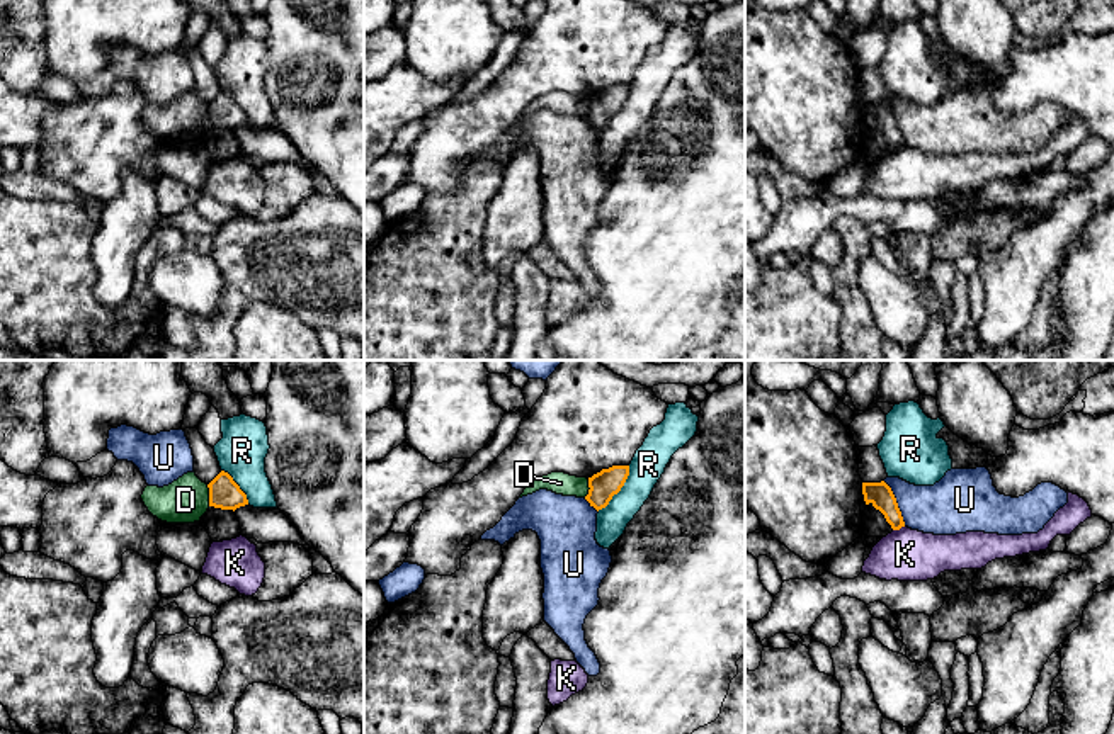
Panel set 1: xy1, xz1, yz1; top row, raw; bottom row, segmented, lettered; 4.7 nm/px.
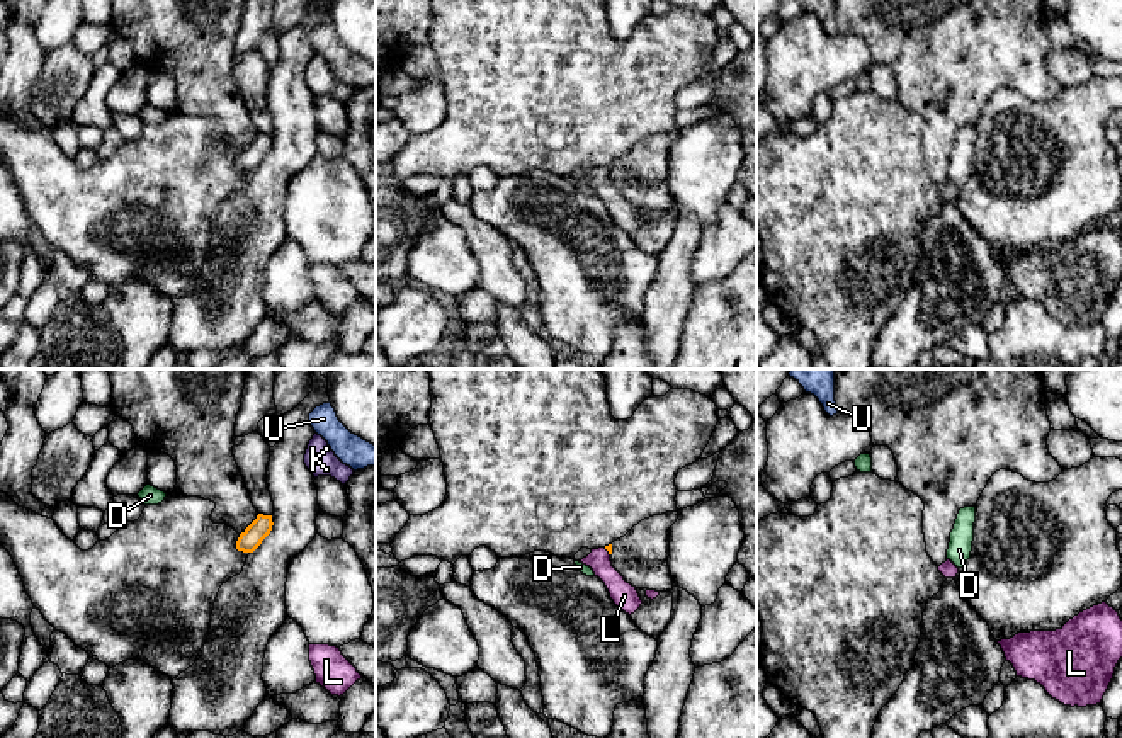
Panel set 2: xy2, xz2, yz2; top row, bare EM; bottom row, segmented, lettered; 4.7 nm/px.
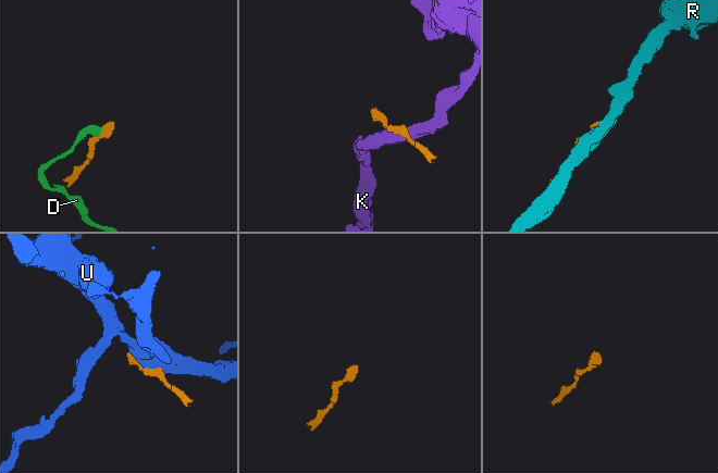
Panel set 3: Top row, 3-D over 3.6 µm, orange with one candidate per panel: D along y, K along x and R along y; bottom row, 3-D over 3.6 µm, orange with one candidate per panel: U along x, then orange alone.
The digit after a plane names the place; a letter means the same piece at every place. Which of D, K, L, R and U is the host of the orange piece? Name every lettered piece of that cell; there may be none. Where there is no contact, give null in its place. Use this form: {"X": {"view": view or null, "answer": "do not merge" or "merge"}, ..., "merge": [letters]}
{"D": {"view": "xy1", "answer": "do not merge"}, "K": {"view": "yz1", "answer": "do not merge"}, "L": {"view": "xz2", "answer": "merge"}, "R": {"view": "xz1", "answer": "do not merge"}, "U": {"view": "yz1", "answer": "do not merge"}, "merge": ["L"]}

